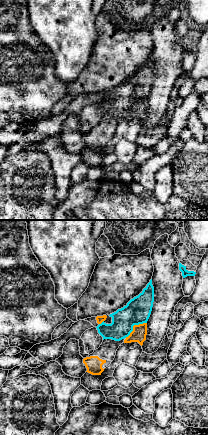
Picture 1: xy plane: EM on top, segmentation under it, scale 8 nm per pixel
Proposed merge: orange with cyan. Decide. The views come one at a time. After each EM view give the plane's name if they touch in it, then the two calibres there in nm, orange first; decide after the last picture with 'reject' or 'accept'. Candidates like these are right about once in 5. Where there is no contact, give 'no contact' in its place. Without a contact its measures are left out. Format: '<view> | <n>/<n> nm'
xy | 120/200 nm

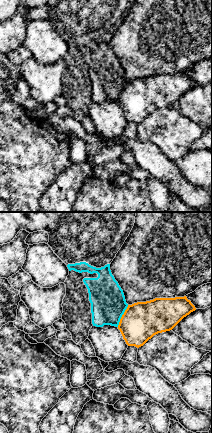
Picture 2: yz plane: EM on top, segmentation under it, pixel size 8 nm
yz | 300/280 nm

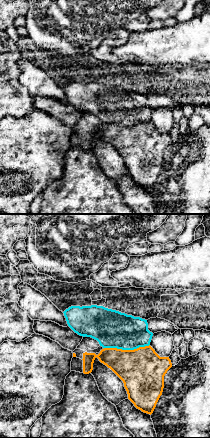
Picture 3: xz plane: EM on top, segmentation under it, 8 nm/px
xz | 360/300 nm

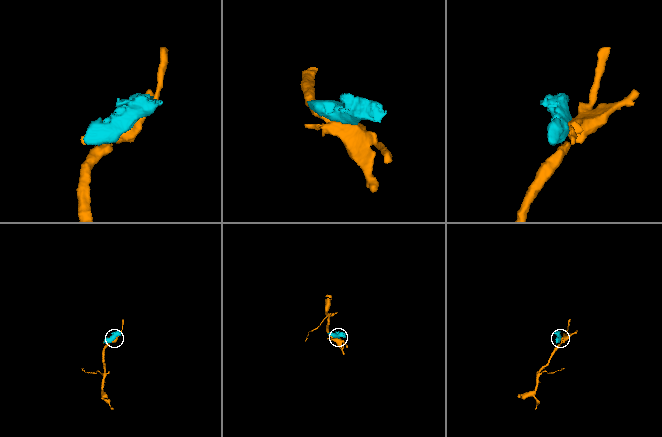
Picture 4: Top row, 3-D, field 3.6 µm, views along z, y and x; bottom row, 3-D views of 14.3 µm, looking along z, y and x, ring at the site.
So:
reject

